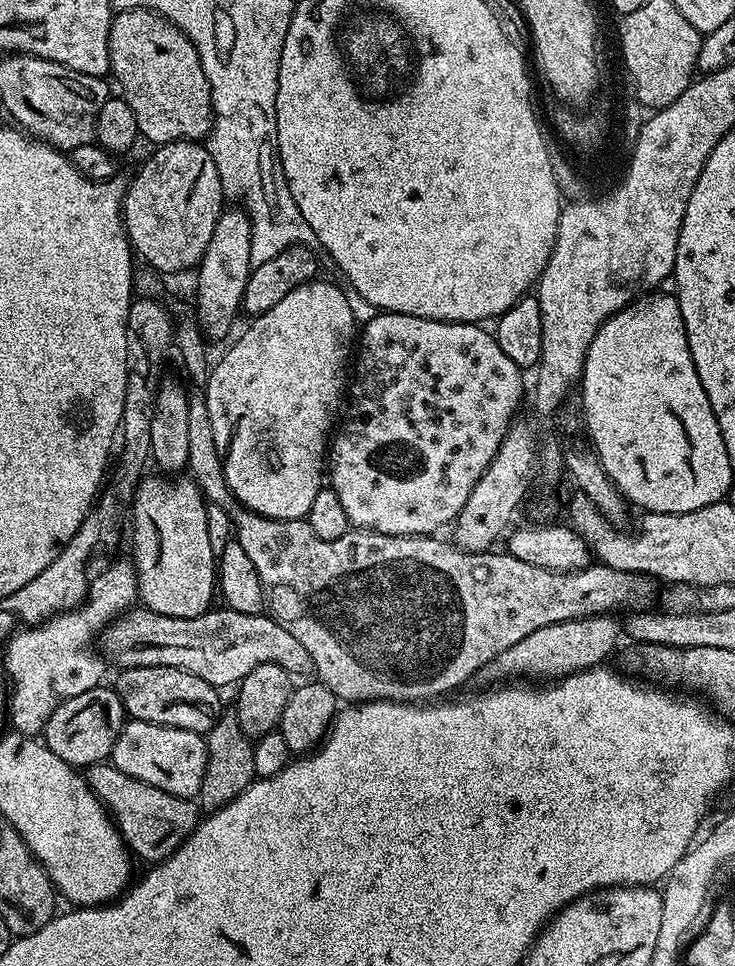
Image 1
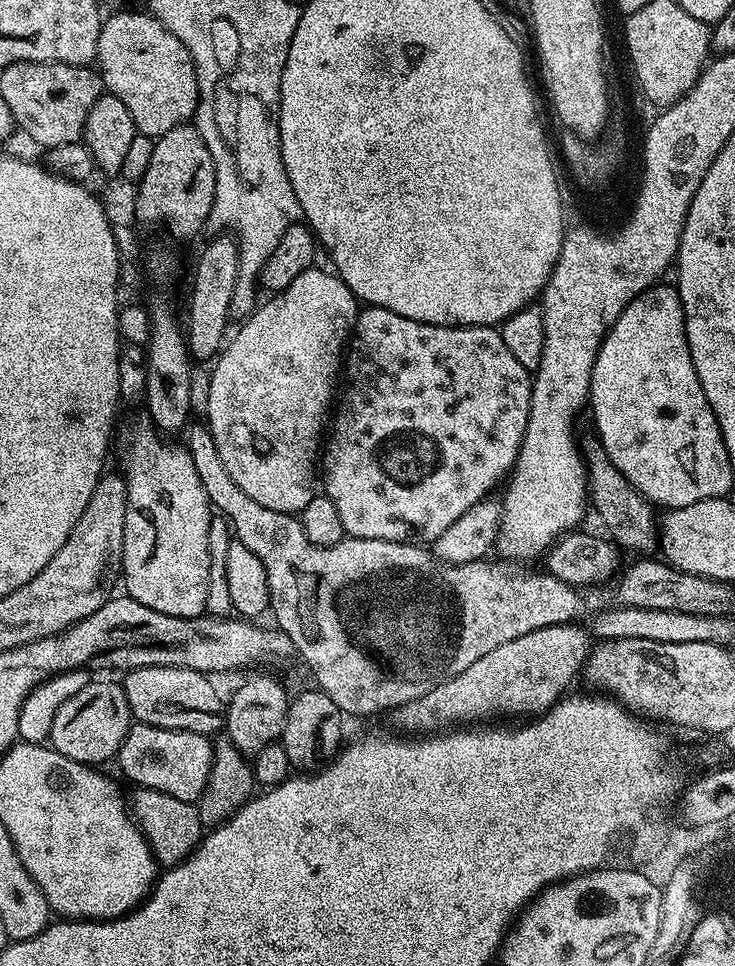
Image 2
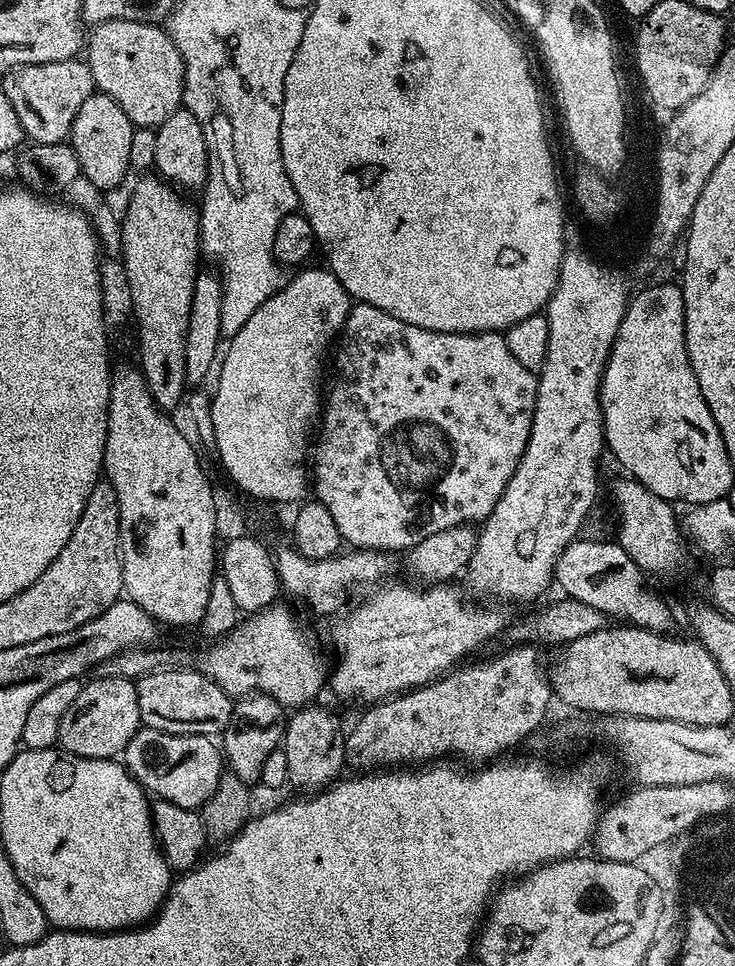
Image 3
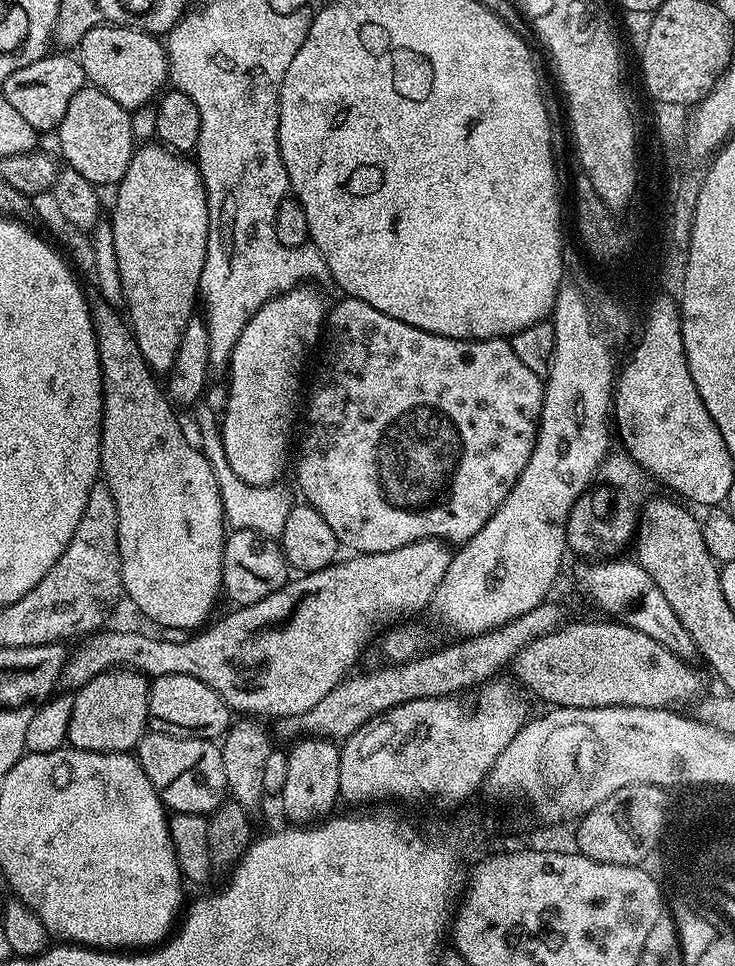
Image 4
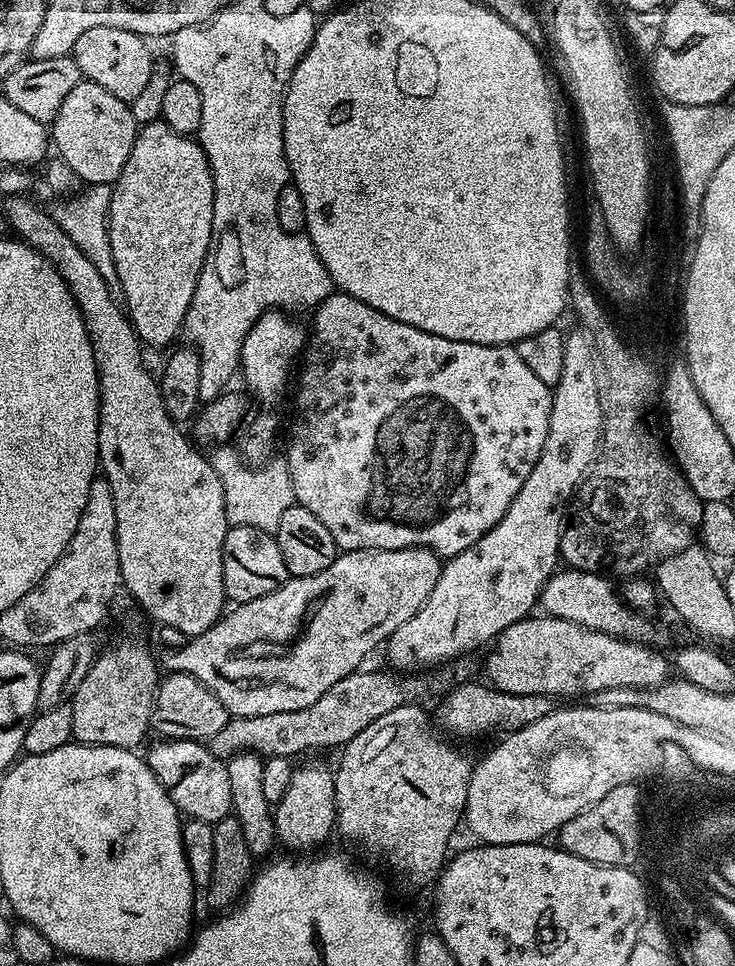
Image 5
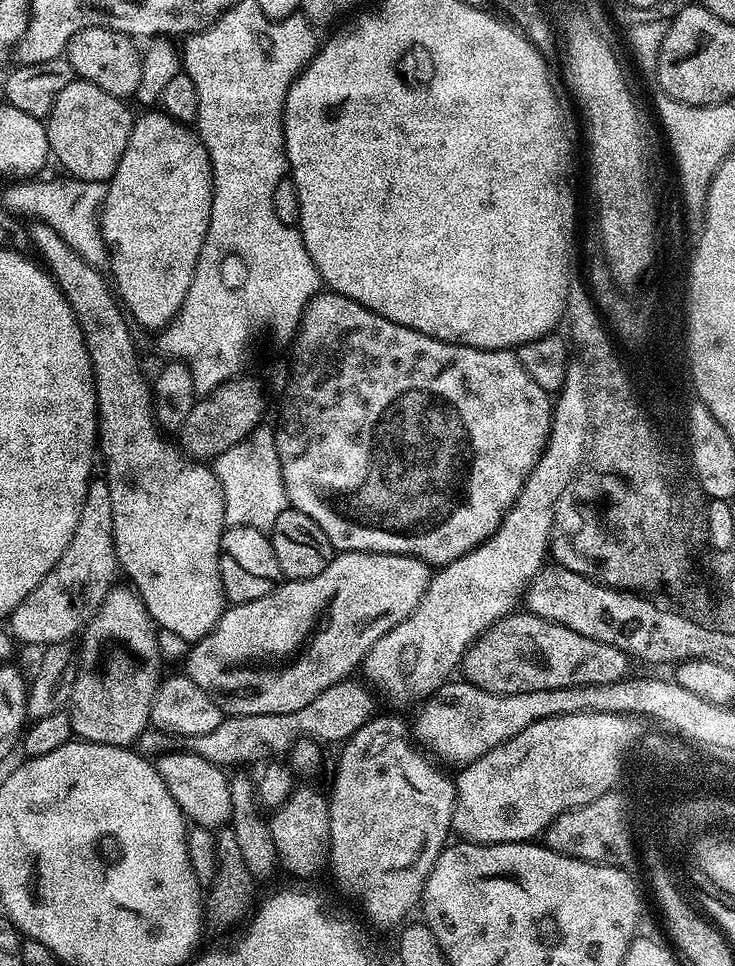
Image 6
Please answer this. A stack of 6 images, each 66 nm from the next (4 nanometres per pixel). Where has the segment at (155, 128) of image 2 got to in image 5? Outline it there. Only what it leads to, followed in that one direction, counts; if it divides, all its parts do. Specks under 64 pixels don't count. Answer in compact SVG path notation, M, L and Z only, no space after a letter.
M94 26L94 30L86 30L74 42L71 57L76 61L83 79L102 86L102 90L110 90L114 98L131 102L141 94L154 71L154 59L148 49L149 41L145 37L134 34L130 30L114 30L114 26Z

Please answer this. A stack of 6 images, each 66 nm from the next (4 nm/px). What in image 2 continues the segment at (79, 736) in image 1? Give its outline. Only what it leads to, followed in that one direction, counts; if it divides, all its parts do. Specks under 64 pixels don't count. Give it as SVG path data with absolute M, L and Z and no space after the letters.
M93 679L85 688L78 690L70 702L65 702L54 714L54 726L50 726L50 747L79 764L104 766L108 759L120 751L128 729L134 721L126 702L126 694L119 683Z

